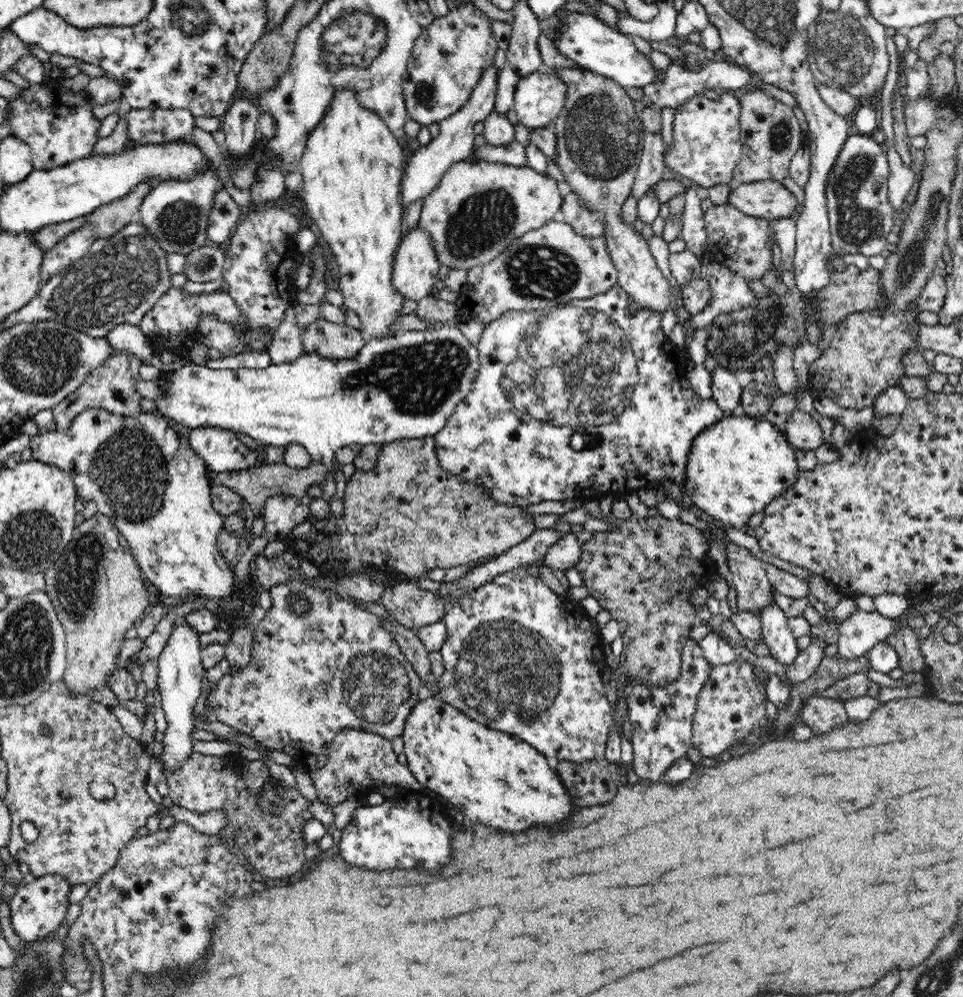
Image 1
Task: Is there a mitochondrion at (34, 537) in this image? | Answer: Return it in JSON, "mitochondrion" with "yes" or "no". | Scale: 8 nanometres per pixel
{"mitochondrion":"yes"}

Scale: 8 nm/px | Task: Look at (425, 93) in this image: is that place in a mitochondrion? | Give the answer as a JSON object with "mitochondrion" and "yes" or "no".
{"mitochondrion":"yes"}

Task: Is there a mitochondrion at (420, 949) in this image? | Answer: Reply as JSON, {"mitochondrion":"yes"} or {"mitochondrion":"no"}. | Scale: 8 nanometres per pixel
{"mitochondrion":"no"}

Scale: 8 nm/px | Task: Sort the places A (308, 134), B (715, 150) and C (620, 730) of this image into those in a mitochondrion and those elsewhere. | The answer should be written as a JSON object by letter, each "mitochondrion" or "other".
{"A":"other","B":"other","C":"other"}

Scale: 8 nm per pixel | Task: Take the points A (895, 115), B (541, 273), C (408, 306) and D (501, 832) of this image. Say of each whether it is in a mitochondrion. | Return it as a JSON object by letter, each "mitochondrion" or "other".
{"A":"other","B":"mitochondrion","C":"other","D":"other"}

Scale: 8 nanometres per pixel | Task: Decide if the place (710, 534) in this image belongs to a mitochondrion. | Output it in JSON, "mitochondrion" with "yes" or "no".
{"mitochondrion":"no"}

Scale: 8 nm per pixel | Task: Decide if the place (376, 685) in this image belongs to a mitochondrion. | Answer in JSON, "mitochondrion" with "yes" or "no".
{"mitochondrion":"yes"}

